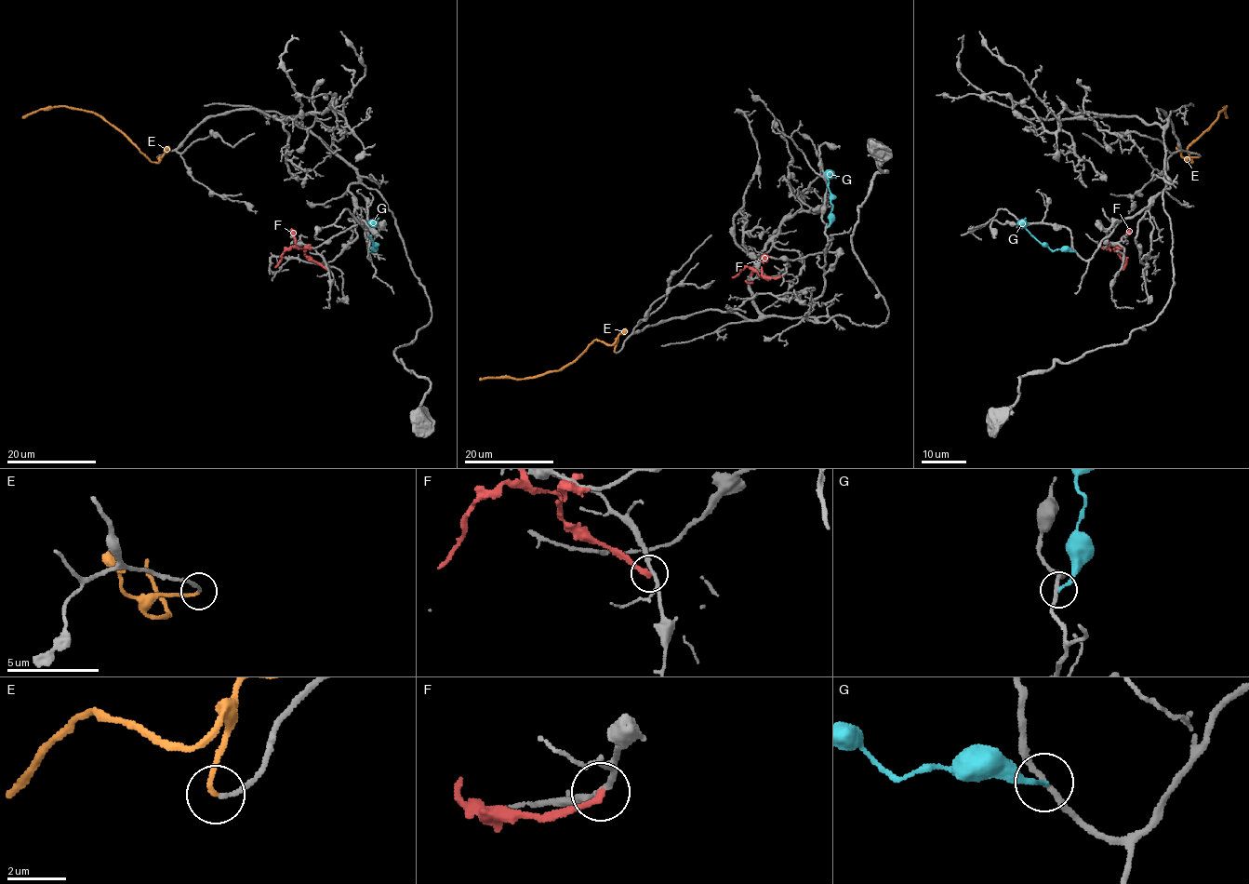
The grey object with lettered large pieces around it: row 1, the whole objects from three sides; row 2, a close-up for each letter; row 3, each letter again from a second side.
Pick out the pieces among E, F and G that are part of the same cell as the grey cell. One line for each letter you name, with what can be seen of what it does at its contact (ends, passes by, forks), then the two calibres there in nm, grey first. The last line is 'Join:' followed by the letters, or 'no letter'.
E: it ends; calibres 160 and 170 nm
Join: E

